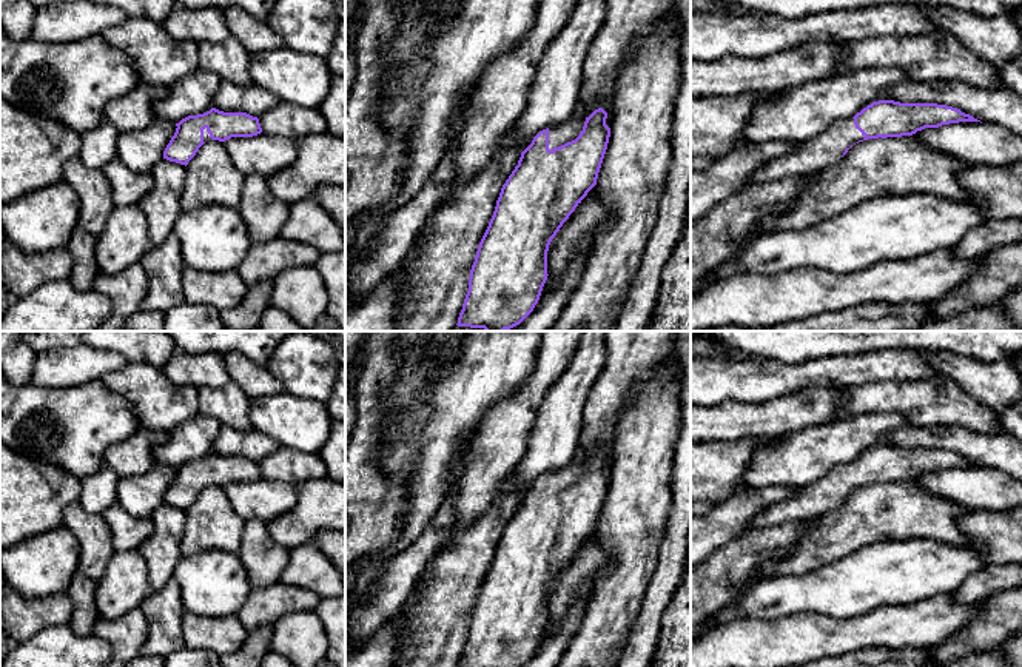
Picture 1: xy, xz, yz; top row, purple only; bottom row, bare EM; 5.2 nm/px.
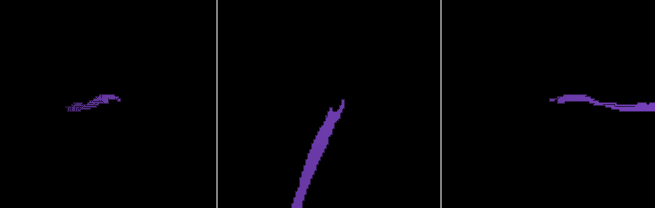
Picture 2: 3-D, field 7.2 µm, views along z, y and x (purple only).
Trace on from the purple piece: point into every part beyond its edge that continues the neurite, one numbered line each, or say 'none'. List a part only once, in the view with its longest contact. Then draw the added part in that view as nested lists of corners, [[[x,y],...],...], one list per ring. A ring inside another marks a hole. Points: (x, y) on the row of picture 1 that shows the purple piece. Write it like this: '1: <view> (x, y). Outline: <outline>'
1: xz (566, 131). Outline: [[[580,102],[569,120],[549,128],[549,149],[552,151],[553,148],[558,148],[567,142],[575,140],[583,131],[584,122],[586,116],[583,112],[583,105]]]

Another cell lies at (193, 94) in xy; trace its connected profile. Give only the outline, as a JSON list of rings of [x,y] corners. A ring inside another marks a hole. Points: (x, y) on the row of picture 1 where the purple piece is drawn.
[[[199,68],[165,89],[153,105],[154,116],[179,123],[188,116],[203,114],[214,108],[220,83],[222,79],[216,72]]]

